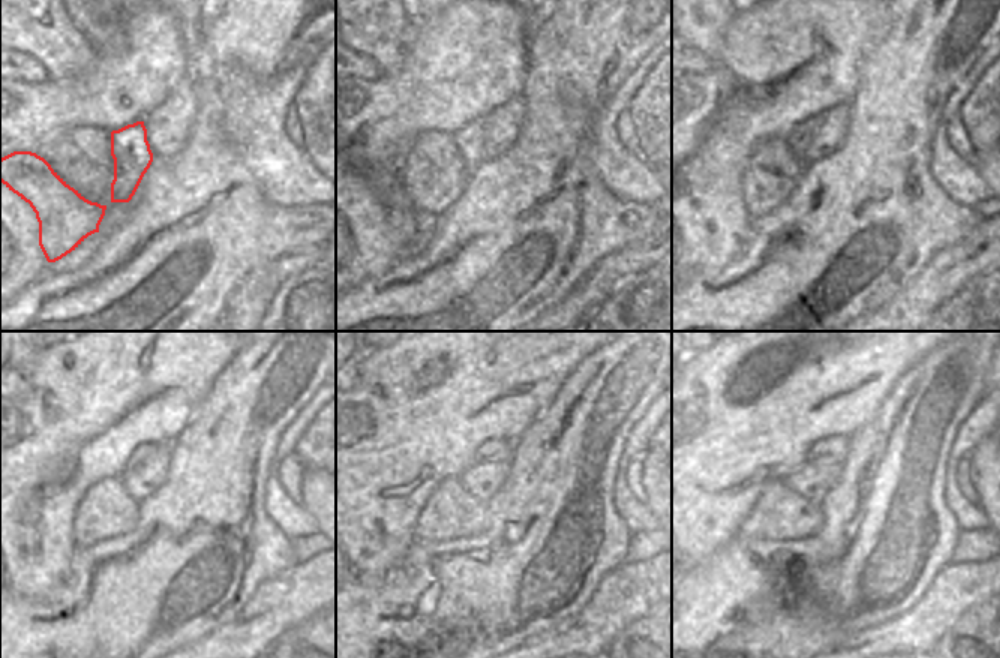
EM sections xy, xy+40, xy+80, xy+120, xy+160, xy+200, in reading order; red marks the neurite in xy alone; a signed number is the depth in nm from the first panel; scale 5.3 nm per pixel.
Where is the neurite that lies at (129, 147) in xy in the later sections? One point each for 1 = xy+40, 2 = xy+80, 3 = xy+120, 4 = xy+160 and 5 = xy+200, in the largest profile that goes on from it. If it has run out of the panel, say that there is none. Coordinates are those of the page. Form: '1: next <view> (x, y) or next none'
1: next xy+40 (468, 140)
2: next xy+80 (799, 140)
3: next xy+120 (143, 453)
4: next xy+160 (491, 450)
5: next xy+200 (832, 450)

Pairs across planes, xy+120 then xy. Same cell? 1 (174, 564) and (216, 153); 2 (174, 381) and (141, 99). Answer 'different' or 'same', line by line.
1: same
2: same

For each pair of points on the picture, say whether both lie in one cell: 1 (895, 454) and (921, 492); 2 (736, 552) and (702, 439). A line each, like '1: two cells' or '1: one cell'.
1: one cell
2: two cells

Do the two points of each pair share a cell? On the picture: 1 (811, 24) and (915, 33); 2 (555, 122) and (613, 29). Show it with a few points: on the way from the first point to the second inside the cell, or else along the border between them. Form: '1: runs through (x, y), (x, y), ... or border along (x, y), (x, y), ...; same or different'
1: border along (891, 15), (888, 32), (865, 59); different
2: runs through (553, 98), (555, 87), (589, 50); same

